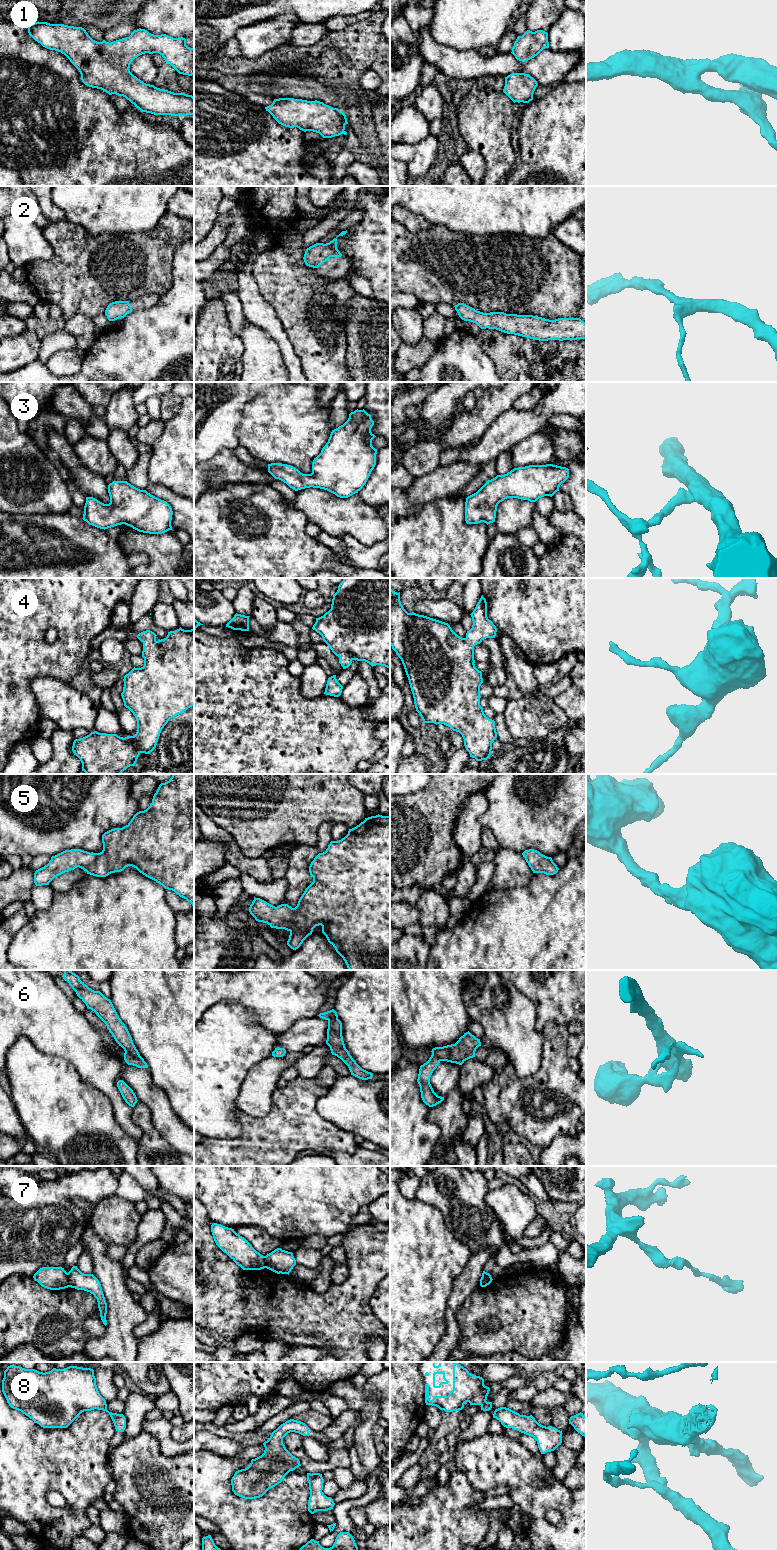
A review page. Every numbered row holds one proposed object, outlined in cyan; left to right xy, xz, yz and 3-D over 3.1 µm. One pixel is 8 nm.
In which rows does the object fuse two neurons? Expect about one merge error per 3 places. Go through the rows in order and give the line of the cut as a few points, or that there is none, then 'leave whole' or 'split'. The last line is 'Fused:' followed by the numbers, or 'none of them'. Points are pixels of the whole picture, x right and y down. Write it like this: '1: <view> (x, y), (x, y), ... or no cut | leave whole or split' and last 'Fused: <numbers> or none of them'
1: no cut | leave whole
2: no cut | leave whole
3: no cut | leave whole
4: no cut | leave whole
5: no cut | leave whole
6: xy (125, 1052), (140, 1057) | split
7: xy (67, 1273), (70, 1286) | split
8: no cut | leave whole
Fused: 6, 7

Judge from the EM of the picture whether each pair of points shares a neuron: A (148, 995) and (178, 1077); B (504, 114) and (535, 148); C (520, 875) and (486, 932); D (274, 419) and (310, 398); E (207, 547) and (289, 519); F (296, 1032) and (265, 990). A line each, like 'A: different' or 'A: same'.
A: same
B: different
C: different
D: same
E: same
F: different

